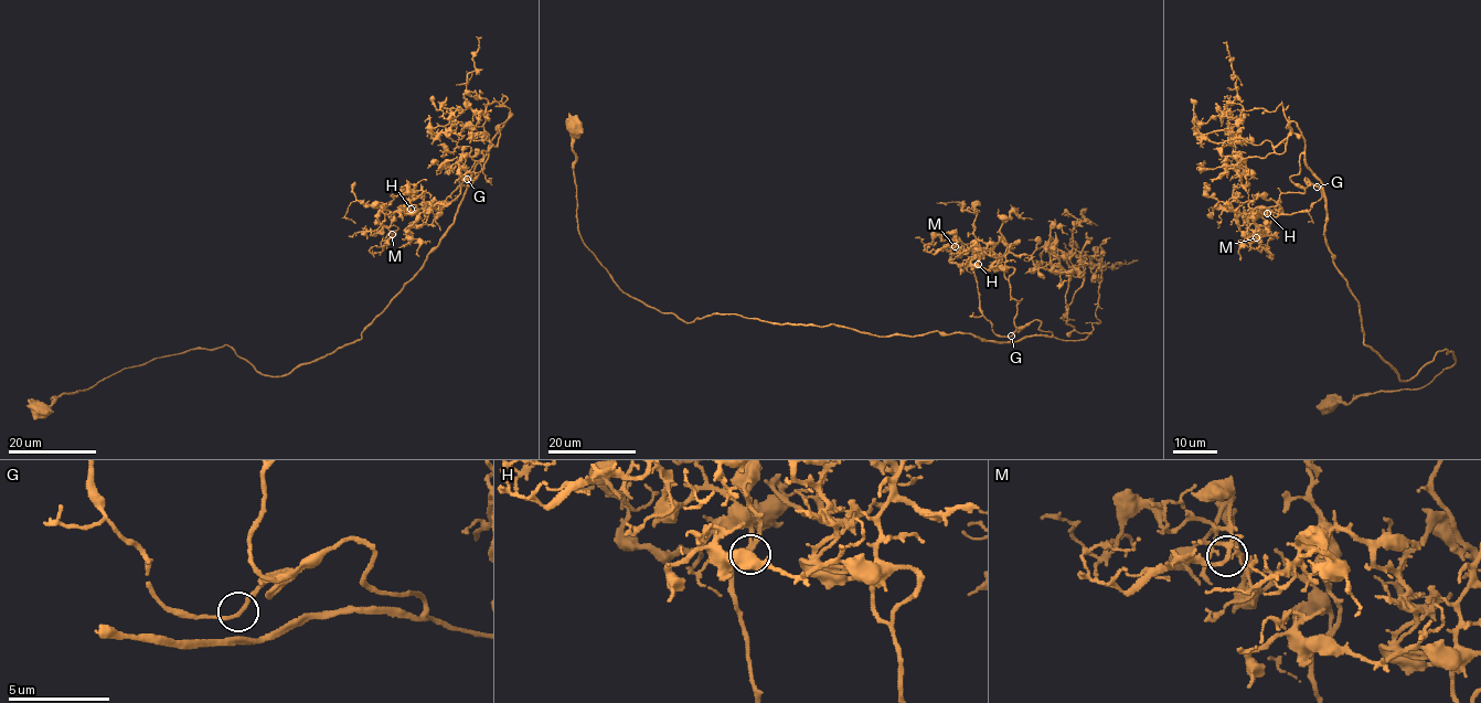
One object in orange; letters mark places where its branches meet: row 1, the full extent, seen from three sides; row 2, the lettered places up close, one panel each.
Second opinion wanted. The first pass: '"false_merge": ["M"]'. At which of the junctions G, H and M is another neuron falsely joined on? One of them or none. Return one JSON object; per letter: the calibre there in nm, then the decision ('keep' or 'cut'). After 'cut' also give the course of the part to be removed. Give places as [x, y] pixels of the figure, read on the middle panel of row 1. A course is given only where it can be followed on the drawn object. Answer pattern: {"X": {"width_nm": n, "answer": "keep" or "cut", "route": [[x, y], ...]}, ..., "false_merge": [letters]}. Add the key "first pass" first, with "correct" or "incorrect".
{"first pass": "incorrect", "G": {"width_nm": 160, "answer": "keep"}, "H": {"width_nm": 180, "answer": "keep"}, "M": {"width_nm": 160, "answer": "keep"}, "false_merge": []}

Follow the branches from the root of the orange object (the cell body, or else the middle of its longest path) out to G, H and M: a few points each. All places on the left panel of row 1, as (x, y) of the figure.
G: (41, 409), (194, 348), (228, 345), (284, 376), (359, 341), (453, 222), (490, 146), (466, 178)
H: (41, 409), (194, 348), (228, 345), (284, 376), (359, 341), (453, 222), (490, 146), (473, 180), (411, 209)
M: (41, 409), (194, 348), (284, 376), (359, 341), (490, 146), (440, 205), (395, 211), (392, 234)

